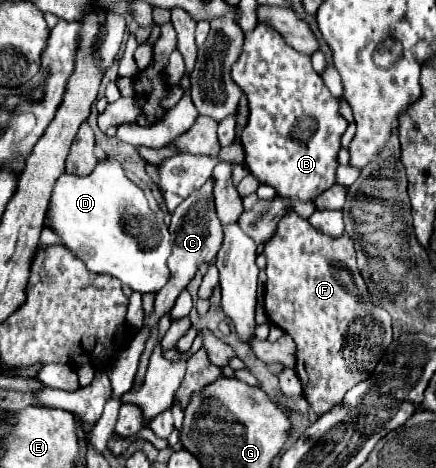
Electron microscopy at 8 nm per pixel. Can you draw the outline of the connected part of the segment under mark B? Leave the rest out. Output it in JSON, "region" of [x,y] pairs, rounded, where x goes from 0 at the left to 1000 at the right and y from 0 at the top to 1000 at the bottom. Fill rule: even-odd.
{"region":[[[592,51],[578,68],[560,73],[550,128],[532,141],[532,167],[560,192],[573,218],[573,252],[555,282],[560,346],[583,380],[619,393],[647,423],[683,423],[693,432],[725,427],[743,406],[771,393],[780,295],[798,274],[794,252],[775,239],[775,218],[743,184],[729,154],[711,137],[711,120],[670,107],[647,77],[615,51]]]}

